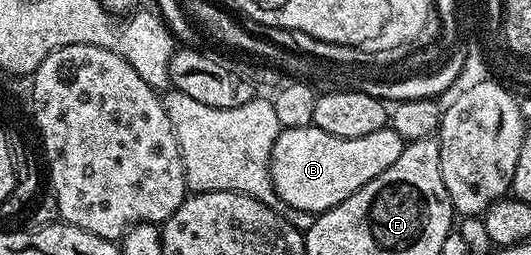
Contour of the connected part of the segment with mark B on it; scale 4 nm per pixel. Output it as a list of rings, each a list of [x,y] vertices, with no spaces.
[[[315,125],[303,128],[284,128],[275,140],[271,152],[269,161],[271,180],[277,190],[278,199],[282,203],[286,202],[289,210],[302,210],[316,216],[325,210],[330,210],[332,206],[339,205],[343,200],[347,200],[347,196],[359,192],[359,188],[375,180],[379,172],[387,172],[387,168],[391,168],[391,164],[399,160],[405,145],[399,132],[395,132],[392,128],[367,132],[367,136],[355,136],[354,138],[331,136],[331,132],[323,132],[323,128]]]

